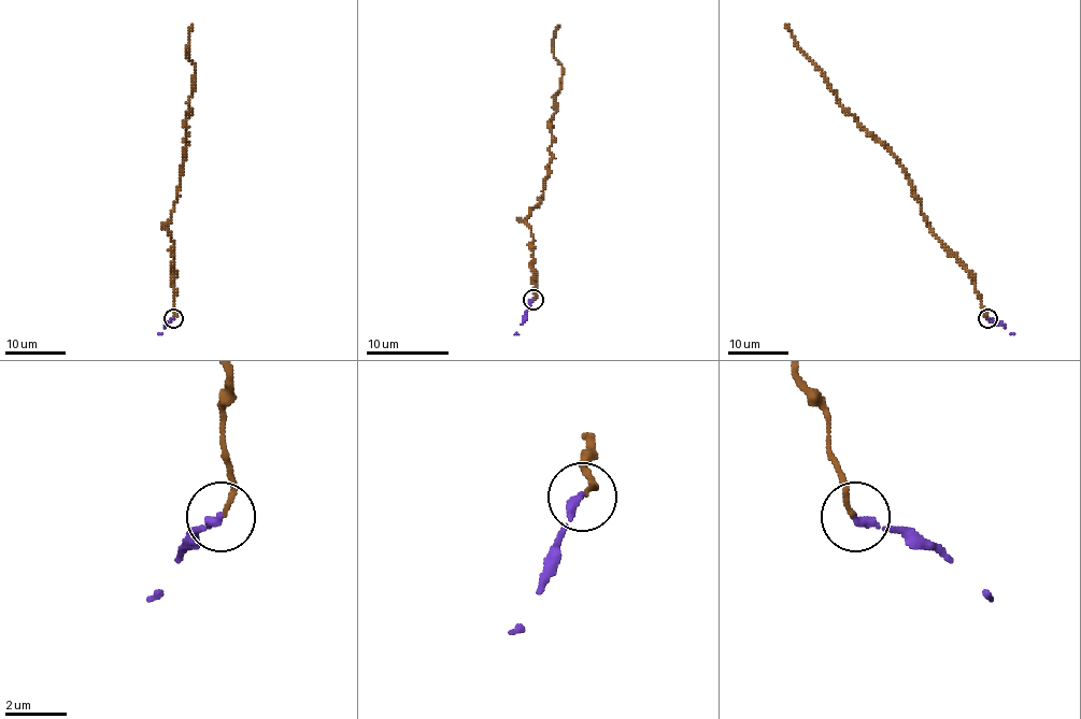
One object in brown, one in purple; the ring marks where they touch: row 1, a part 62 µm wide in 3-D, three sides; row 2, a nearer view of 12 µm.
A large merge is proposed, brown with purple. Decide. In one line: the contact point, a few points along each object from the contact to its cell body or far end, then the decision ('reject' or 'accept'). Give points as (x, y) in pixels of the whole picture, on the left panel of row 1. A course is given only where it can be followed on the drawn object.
at (173, 318); brown runs (174, 318), (173, 240), (167, 224), (186, 144), (193, 25); purple runs (173, 318), (159, 334); accept

